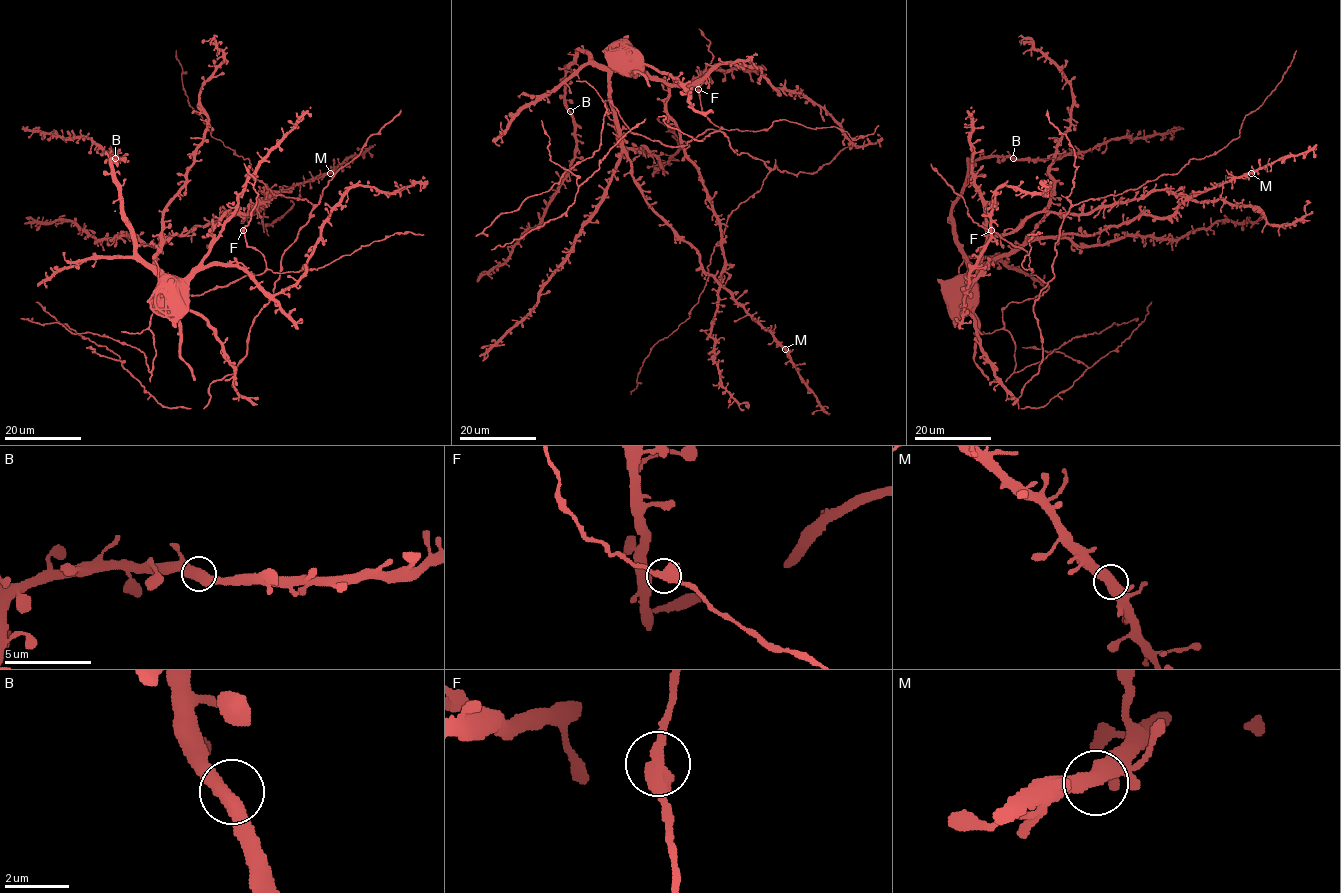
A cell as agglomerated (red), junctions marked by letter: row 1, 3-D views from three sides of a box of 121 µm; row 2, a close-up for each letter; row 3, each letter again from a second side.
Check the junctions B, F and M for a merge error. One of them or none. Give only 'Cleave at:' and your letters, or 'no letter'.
Cleave at: no letter

